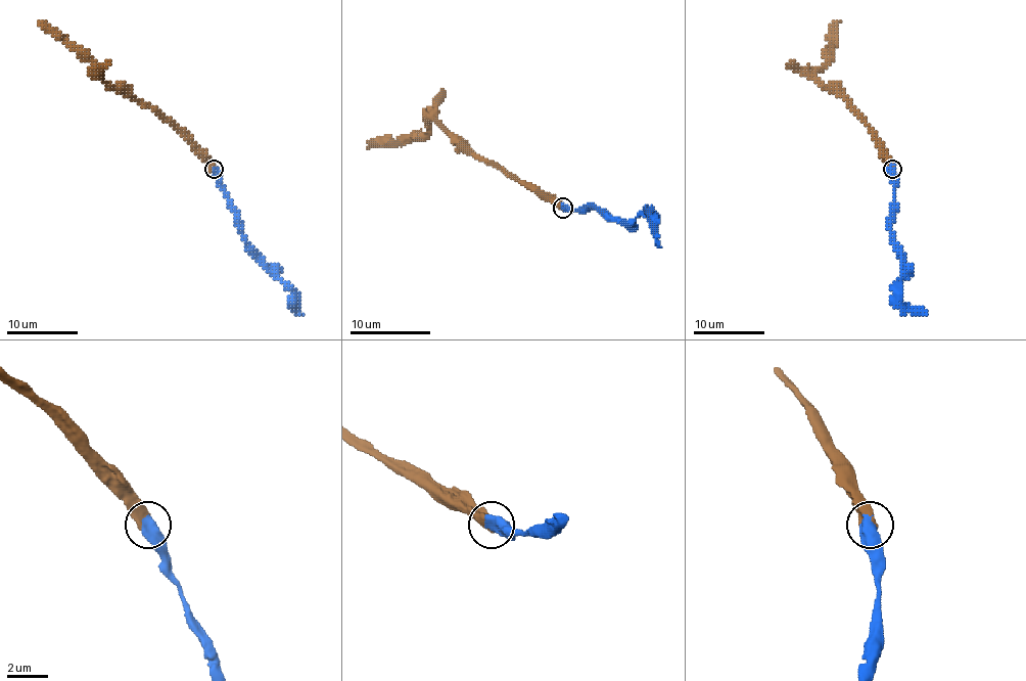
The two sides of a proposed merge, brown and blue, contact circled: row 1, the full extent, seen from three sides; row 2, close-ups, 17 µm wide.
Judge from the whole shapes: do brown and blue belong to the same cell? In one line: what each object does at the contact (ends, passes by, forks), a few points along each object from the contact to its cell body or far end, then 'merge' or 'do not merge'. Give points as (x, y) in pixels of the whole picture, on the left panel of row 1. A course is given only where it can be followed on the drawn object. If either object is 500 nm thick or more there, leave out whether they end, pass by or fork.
course brown (213, 169), (175, 128), (100, 76), (91, 63), (40, 20); course blue (215, 169), (218, 185), (225, 192), (246, 247), (294, 296), (296, 310), (301, 313); merge

